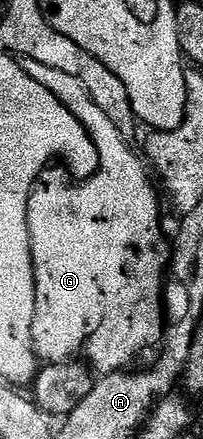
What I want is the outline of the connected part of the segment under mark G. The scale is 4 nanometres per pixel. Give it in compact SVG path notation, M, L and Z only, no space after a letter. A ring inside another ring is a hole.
M23 64L35 80L43 80L55 96L63 96L63 104L71 104L71 112L99 128L99 148L103 148L103 172L86 184L73 182L68 169L53 170L41 174L32 186L35 196L29 205L29 234L31 235L31 257L35 267L35 313L31 337L35 355L47 364L66 364L87 344L90 367L96 373L122 372L130 369L142 348L162 341L165 327L165 305L163 289L169 272L172 245L163 241L163 228L159 225L159 196L151 185L152 177L144 161L135 157L135 152L123 141L117 125L102 108L98 99L83 93L83 88L63 76L63 72L51 72L51 68L39 68L39 64Z

